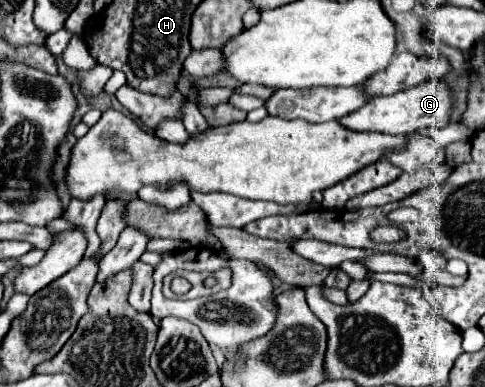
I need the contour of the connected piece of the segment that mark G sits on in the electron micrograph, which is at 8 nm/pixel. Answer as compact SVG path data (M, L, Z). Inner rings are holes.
M428 80L414 88L396 92L392 96L370 98L362 108L350 112L348 116L342 116L338 122L344 128L354 132L380 132L380 134L400 136L400 134L410 134L428 126L444 128L448 124L450 110L452 110L452 98L450 98L448 86L442 80Z

